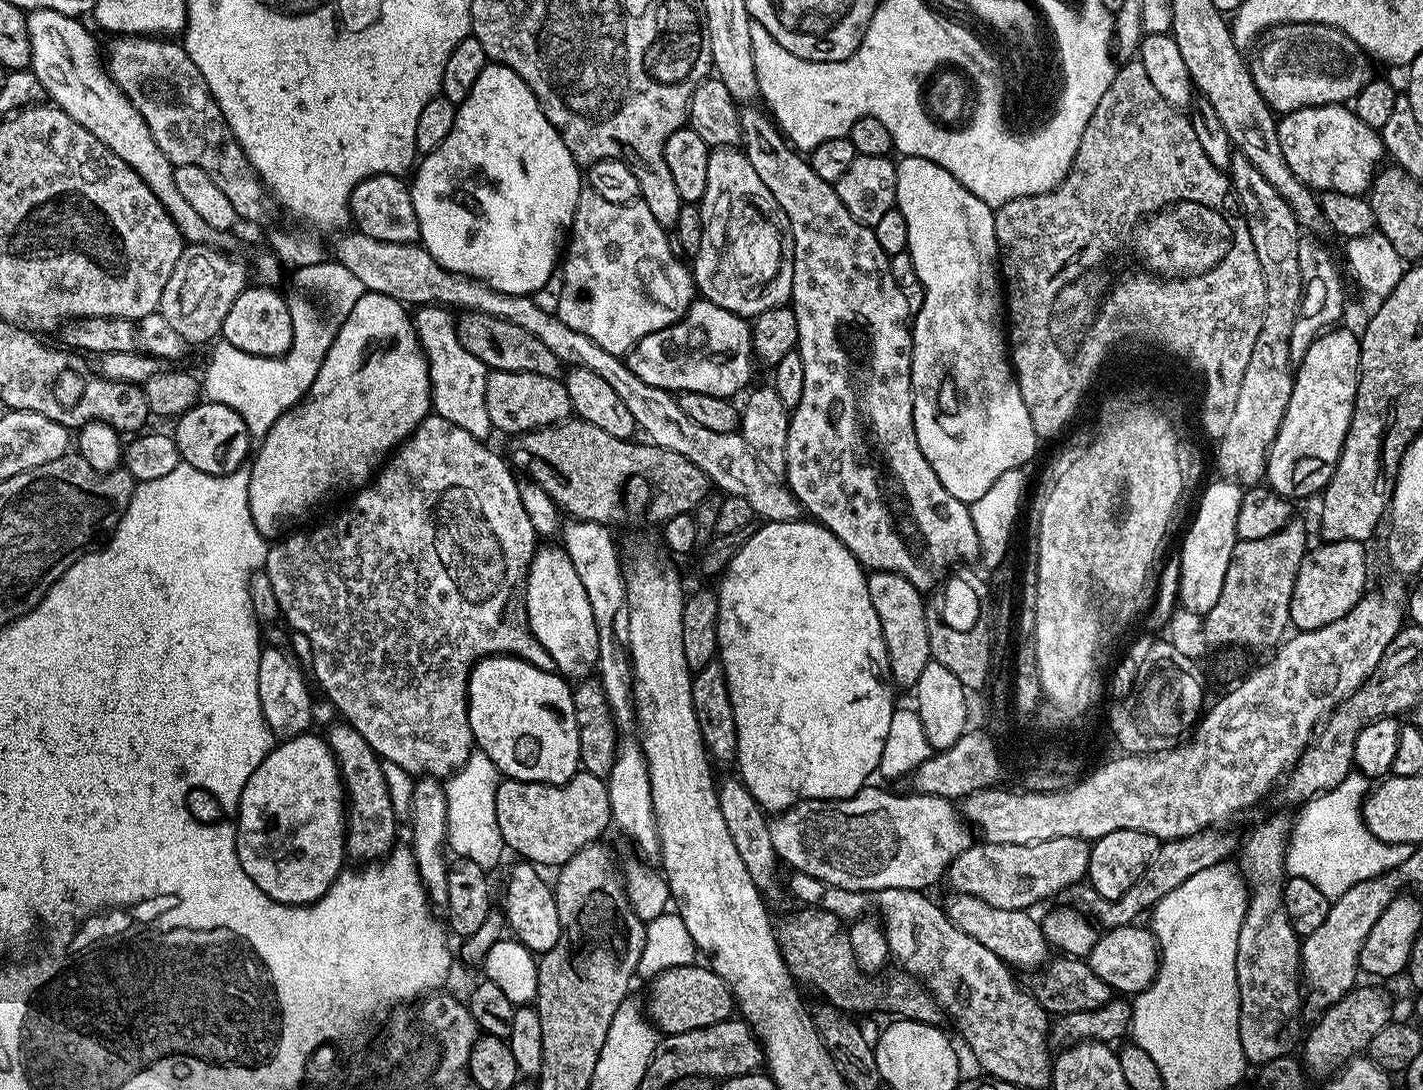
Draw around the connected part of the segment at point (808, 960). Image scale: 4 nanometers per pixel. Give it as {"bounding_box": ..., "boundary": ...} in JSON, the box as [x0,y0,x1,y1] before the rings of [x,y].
{"bounding_box":[776,906,941,1024],"boundary":[[[804,906],[799,910],[801,912],[786,917],[781,924],[779,921],[776,928],[780,952],[797,982],[801,985],[809,984],[820,998],[841,1012],[857,1014],[856,1012],[872,1012],[877,1008],[880,1012],[896,1012],[892,1014],[923,1024],[941,1023],[940,1005],[917,977],[909,976],[903,970],[896,970],[893,976],[885,975],[883,978],[864,972],[854,958],[845,921],[819,906]]]}

